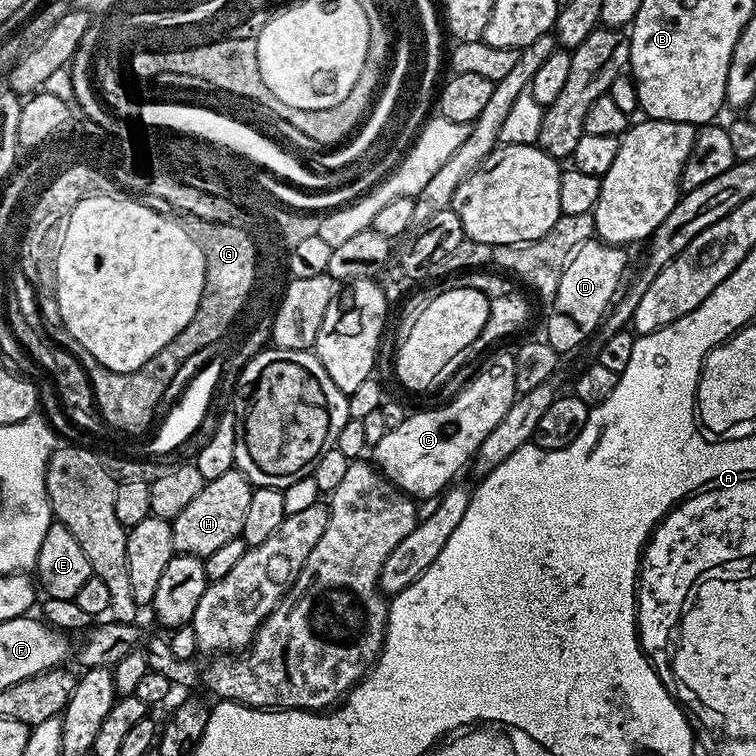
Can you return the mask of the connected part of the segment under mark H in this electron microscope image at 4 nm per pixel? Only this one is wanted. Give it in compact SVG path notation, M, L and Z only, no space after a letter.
M235 466L219 478L207 481L202 494L198 494L198 498L194 498L194 502L190 502L190 506L186 506L186 510L182 510L178 518L171 520L173 549L185 556L203 558L214 554L214 550L220 549L224 543L241 539L240 531L250 507L253 487Z

